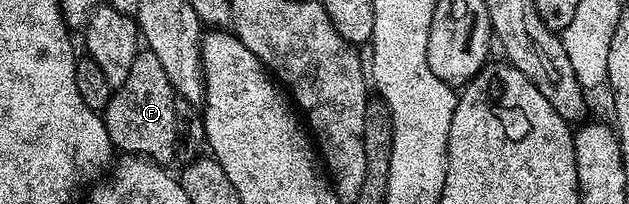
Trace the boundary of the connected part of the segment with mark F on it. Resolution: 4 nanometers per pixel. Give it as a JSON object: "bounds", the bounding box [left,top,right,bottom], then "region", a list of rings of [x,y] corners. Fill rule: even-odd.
{"bounds":[102,48,176,164],"region":[[[147,48],[134,56],[134,65],[126,84],[115,87],[108,107],[102,112],[106,132],[117,151],[139,159],[148,158],[161,164],[171,163],[176,156],[176,91],[173,90],[166,71]]]}

